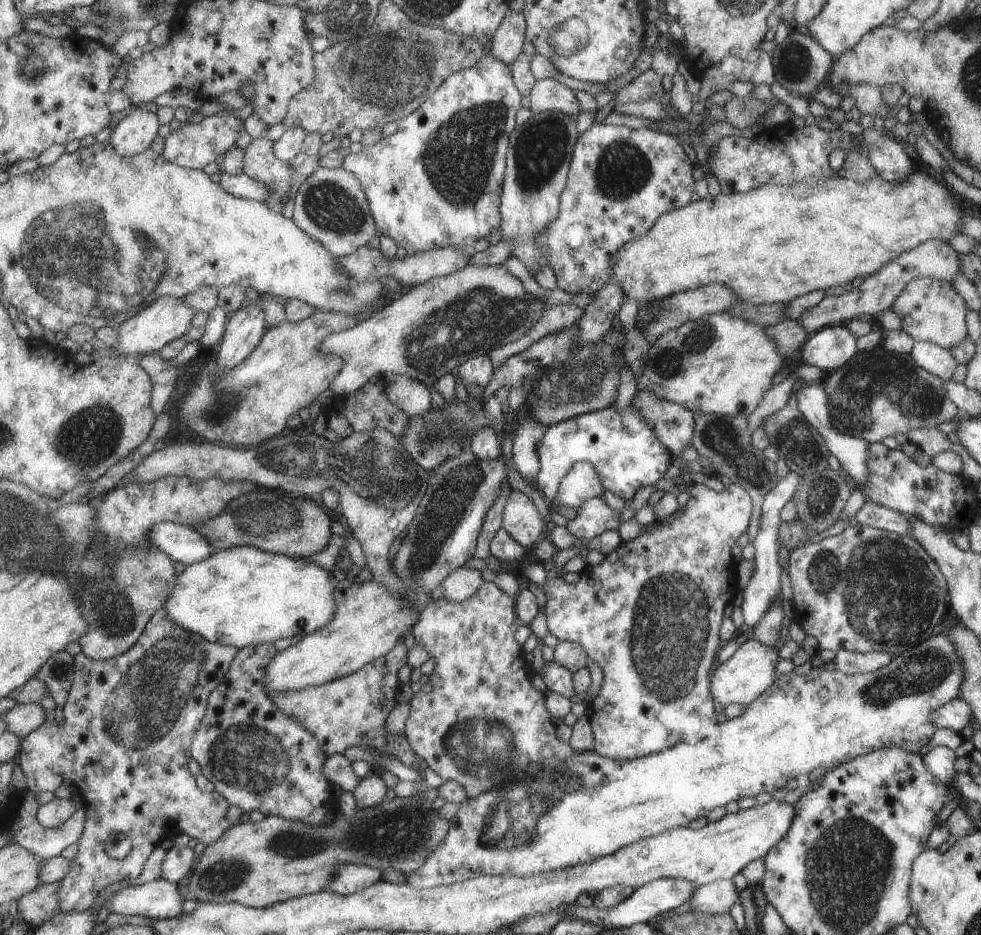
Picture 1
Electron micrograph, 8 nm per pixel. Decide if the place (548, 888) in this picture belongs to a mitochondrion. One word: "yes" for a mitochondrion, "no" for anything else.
no

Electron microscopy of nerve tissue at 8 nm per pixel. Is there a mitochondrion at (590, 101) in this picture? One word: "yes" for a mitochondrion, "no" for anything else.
no

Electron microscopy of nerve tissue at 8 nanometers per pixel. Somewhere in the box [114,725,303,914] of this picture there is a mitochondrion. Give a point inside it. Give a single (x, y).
(222, 877)

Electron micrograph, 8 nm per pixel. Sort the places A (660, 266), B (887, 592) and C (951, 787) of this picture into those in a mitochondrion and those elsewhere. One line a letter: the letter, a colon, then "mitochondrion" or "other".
A: other
B: mitochondrion
C: other

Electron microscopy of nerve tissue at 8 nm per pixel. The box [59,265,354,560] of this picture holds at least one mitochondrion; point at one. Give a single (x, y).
(265, 519)

